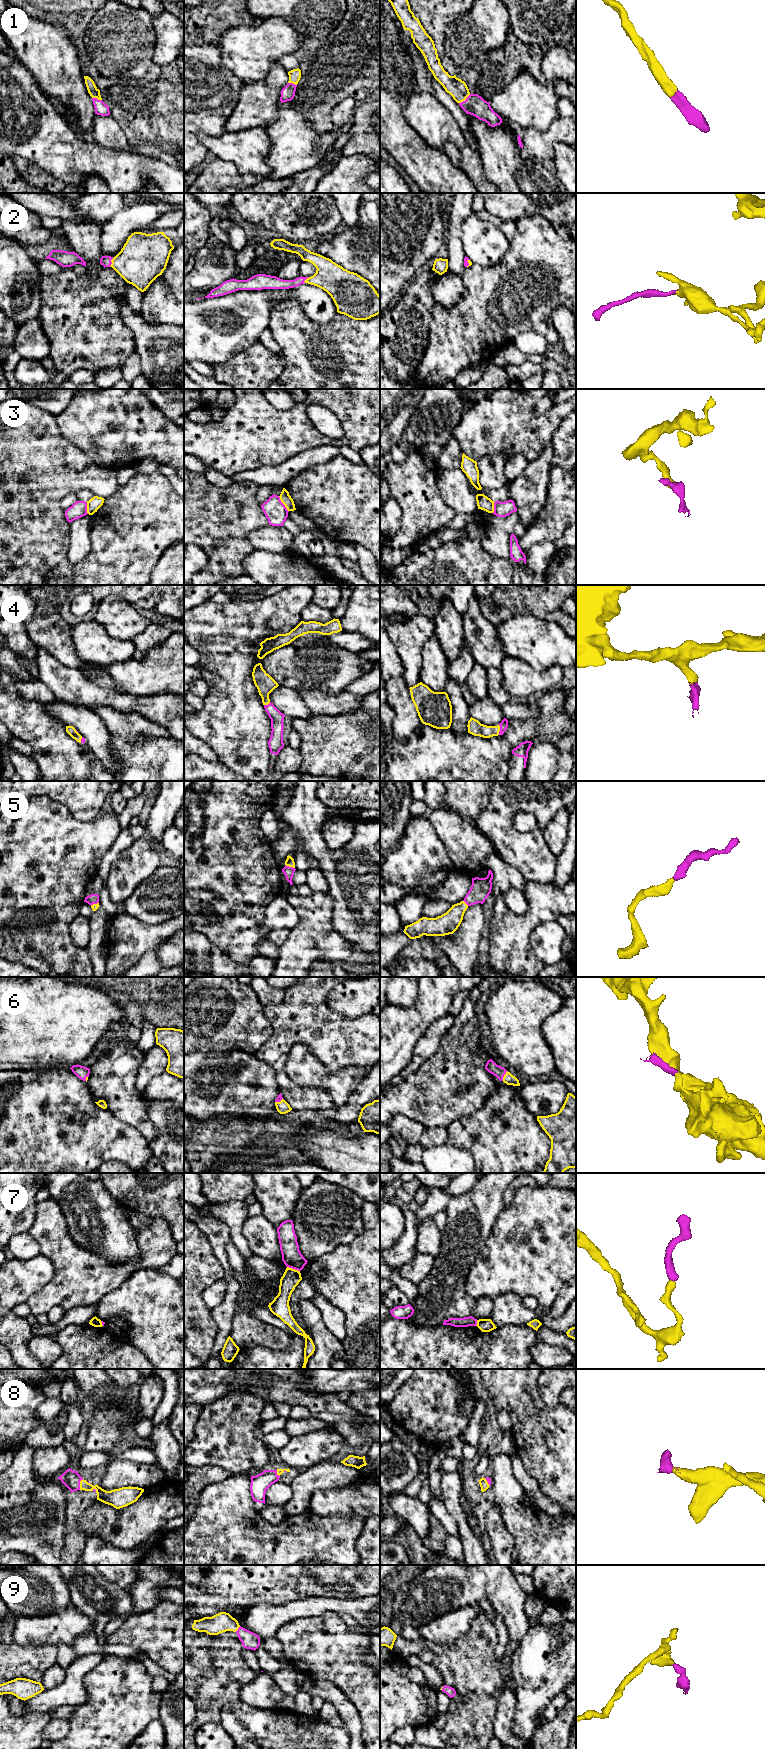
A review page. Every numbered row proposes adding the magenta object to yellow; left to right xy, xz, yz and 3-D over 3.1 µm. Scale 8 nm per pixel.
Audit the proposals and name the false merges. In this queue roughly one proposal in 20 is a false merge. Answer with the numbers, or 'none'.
3

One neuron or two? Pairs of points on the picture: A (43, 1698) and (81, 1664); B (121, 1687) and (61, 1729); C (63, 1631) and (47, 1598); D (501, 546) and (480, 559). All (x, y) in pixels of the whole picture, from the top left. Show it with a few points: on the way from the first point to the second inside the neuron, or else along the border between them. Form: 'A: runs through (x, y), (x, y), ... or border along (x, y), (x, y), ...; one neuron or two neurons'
A: runs through (54, 1697), (74, 1678), (74, 1675); one neuron
B: border along (69, 1720), (69, 1731), (62, 1738); two neurons
C: border along (70, 1603), (53, 1614), (31, 1617); two neurons
D: border along (485, 530), (482, 545), (496, 556), (509, 558); two neurons

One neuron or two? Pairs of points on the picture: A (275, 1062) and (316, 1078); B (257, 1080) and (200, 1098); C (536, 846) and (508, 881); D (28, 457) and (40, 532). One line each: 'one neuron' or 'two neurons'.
A: two neurons
B: one neuron
C: two neurons
D: one neuron

